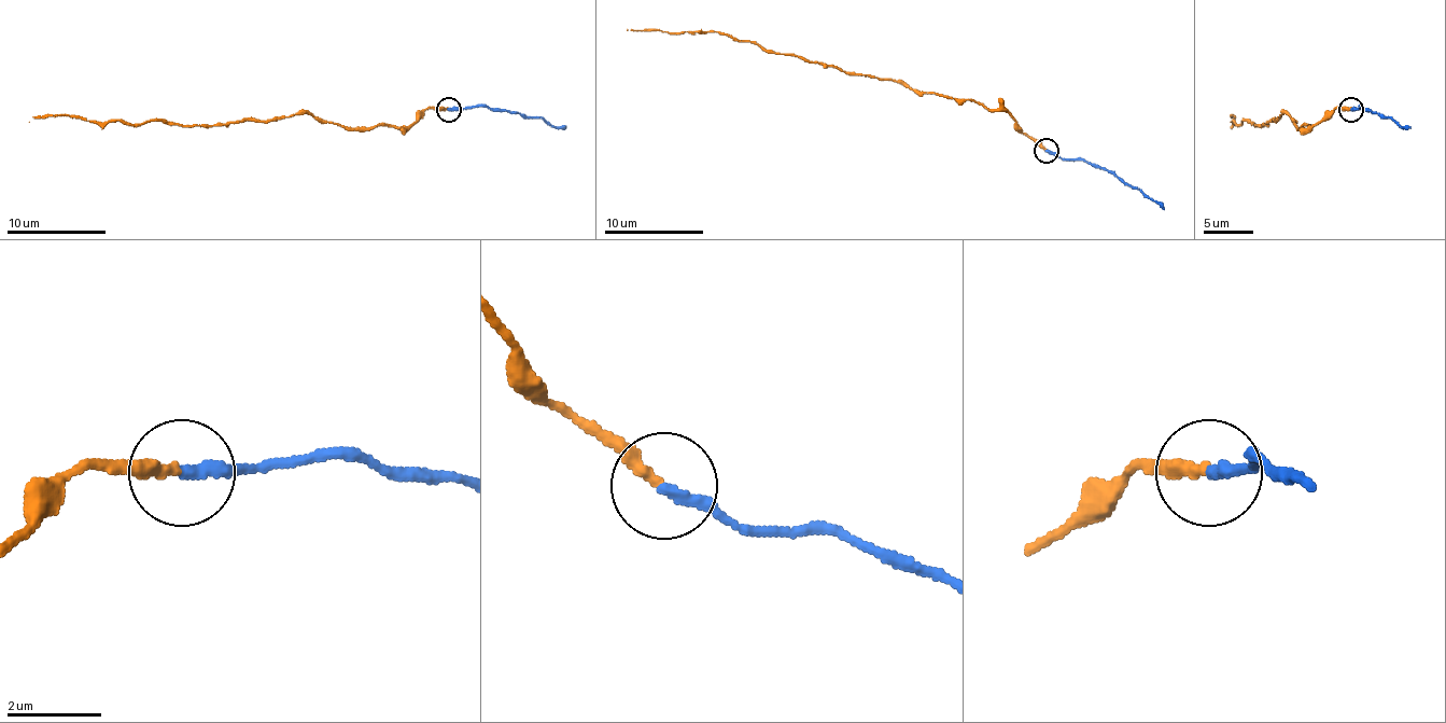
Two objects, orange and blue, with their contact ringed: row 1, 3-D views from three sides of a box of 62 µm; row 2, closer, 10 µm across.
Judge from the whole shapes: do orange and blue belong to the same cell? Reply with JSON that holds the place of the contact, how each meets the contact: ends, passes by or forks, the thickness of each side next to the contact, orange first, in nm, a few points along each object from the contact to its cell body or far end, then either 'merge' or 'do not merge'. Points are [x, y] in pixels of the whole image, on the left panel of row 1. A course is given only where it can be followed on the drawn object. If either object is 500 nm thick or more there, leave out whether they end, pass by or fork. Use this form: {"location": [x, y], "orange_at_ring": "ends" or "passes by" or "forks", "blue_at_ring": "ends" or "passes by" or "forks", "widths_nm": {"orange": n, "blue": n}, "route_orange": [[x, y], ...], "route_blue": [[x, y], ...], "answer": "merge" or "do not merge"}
{"location": [448, 109], "orange_at_ring": "ends", "blue_at_ring": "ends", "widths_nm": {"orange": 280, "blue": 280}, "route_orange": [[448, 109], [374, 128], [322, 124], [305, 113], [211, 126], [70, 116], [28, 121]], "route_blue": [[448, 109], [487, 106], [542, 116], [566, 128]], "answer": "merge"}

